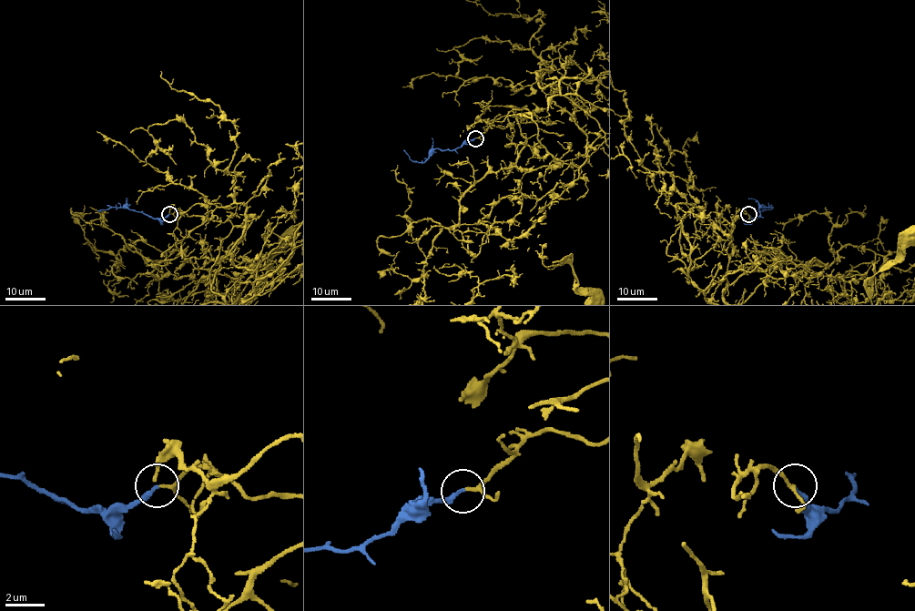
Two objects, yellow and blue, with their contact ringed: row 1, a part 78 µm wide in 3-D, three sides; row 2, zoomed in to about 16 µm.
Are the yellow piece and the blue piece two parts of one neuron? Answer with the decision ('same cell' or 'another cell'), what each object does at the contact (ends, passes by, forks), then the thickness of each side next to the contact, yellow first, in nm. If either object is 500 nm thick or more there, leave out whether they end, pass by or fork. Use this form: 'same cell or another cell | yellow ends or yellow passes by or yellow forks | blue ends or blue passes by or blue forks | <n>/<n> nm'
same cell | yellow passes by | blue ends | 150/240 nm

